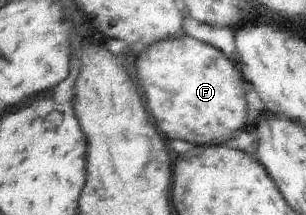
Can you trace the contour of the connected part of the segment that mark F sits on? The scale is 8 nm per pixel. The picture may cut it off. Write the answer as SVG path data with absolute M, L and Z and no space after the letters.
M185 36L180 39L166 39L162 43L156 43L148 47L140 59L138 59L138 69L140 69L140 79L144 85L144 91L150 101L150 109L154 117L160 121L160 127L174 139L186 139L192 143L226 143L238 129L246 128L246 121L250 110L248 109L248 93L244 87L245 75L238 69L236 62L230 61L224 51L215 45L210 45L205 41Z

